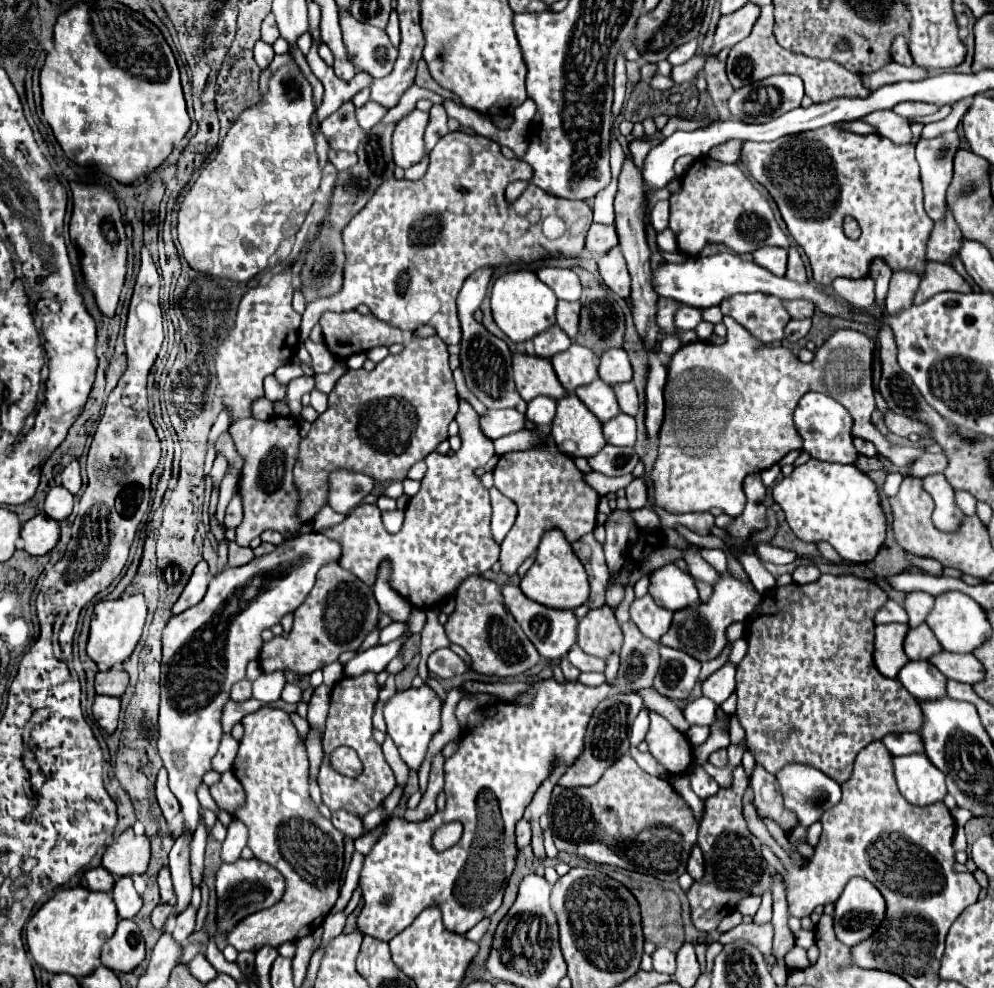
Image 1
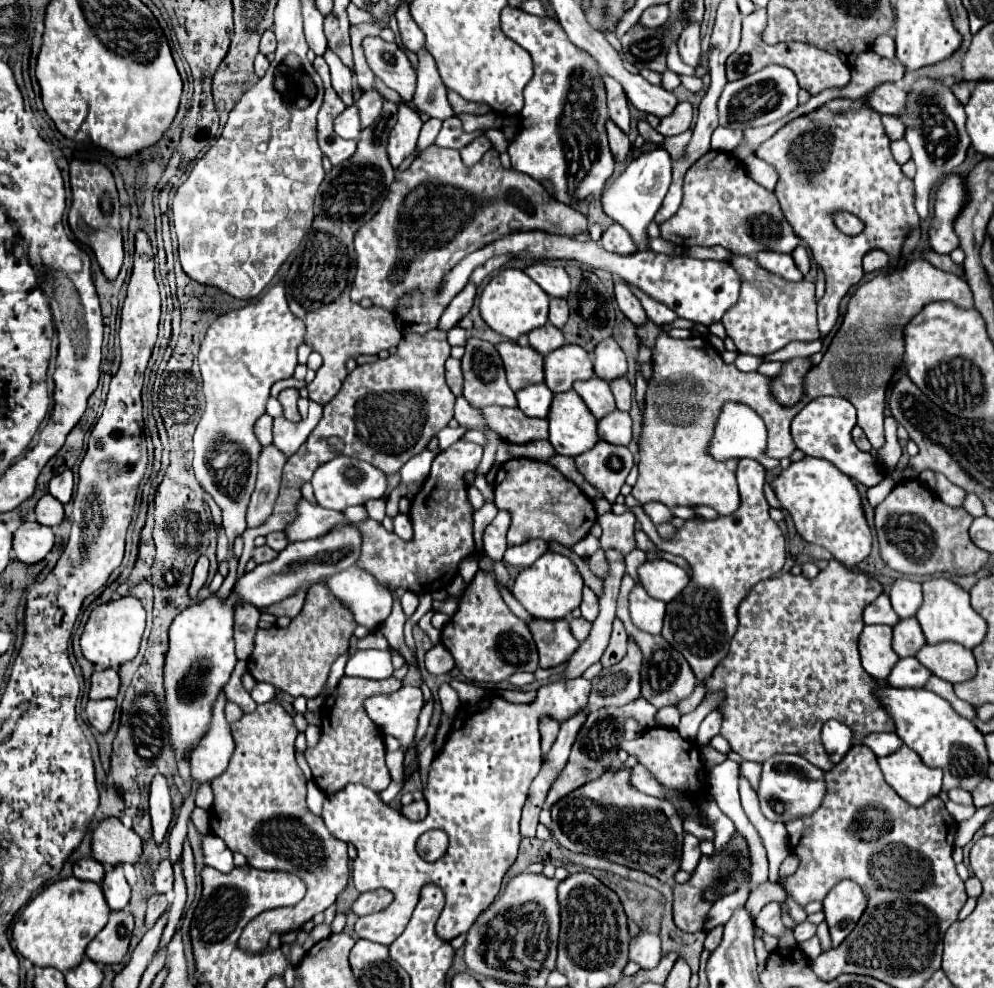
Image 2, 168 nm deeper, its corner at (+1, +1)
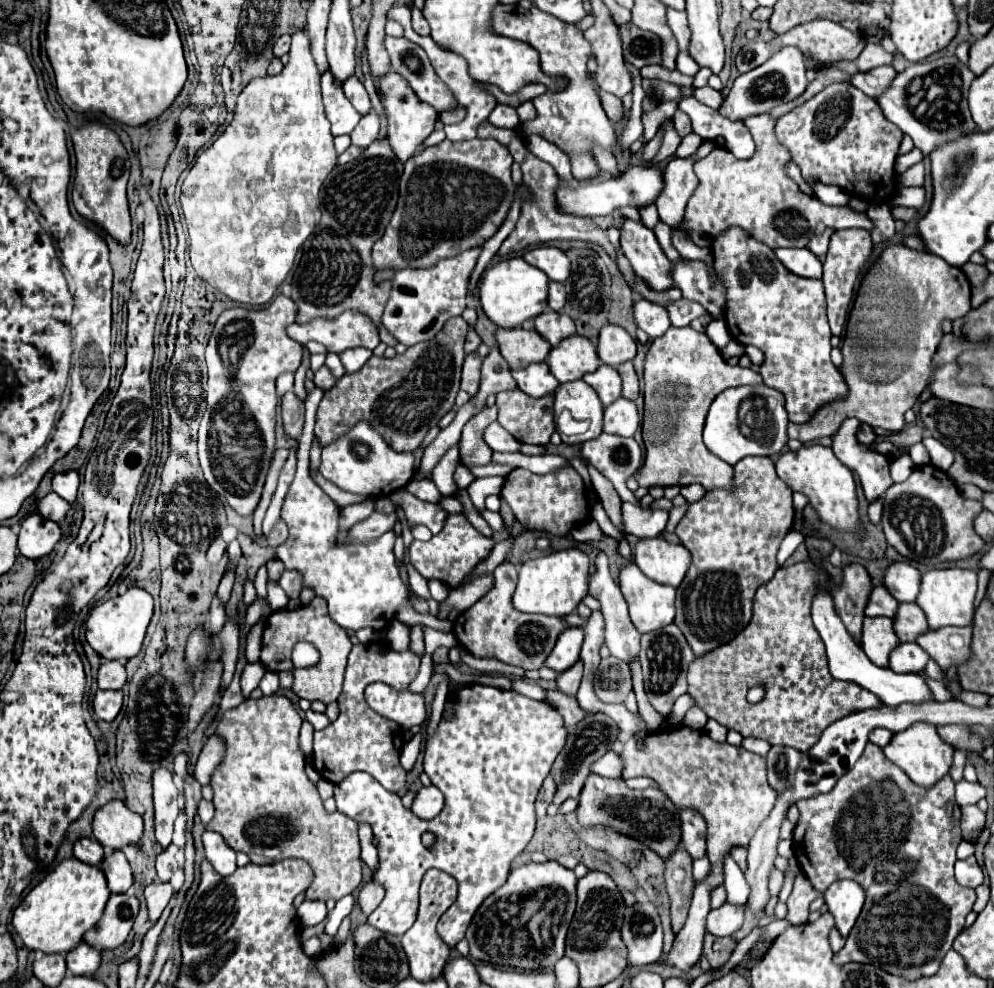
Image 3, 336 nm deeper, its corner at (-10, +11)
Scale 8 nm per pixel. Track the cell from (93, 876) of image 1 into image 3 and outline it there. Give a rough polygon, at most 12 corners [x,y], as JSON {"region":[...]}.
{"region":[[94,839],[74,845],[76,859],[100,867],[104,849]]}

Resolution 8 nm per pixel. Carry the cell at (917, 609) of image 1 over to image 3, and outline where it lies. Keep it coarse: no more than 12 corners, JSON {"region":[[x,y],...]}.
{"region":[[892,563],[884,587],[900,603],[920,593],[922,573],[910,563]]}

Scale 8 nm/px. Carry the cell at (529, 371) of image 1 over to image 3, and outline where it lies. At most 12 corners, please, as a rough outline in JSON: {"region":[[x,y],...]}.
{"region":[[498,329],[512,369],[546,361],[552,345],[536,331]]}

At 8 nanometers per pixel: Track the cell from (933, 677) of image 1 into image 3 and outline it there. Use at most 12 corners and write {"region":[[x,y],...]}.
{"region":[[900,643],[890,655],[894,673],[920,673],[930,655],[918,643]]}

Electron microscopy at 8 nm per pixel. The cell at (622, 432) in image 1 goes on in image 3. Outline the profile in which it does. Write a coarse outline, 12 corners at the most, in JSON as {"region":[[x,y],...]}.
{"region":[[622,397],[604,409],[604,433],[634,437],[640,415]]}

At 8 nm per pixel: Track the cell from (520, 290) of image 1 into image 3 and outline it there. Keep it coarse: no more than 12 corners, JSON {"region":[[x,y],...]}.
{"region":[[522,257],[486,269],[484,313],[504,329],[548,311],[550,279]]}

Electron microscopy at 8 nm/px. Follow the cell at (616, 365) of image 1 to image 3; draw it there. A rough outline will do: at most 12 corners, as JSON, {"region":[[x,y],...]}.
{"region":[[618,325],[598,337],[602,363],[618,367],[636,357],[636,341]]}

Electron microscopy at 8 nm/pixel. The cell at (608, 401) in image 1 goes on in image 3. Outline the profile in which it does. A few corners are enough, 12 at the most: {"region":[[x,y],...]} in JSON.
{"region":[[602,363],[582,379],[604,407],[622,397],[618,371]]}

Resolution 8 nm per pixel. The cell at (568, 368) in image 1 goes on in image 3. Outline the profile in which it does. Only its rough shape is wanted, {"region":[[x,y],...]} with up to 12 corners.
{"region":[[572,335],[548,353],[560,383],[598,369],[596,347]]}

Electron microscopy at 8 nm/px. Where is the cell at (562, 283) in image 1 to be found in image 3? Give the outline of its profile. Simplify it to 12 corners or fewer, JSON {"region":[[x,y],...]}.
{"region":[[536,247],[524,259],[550,281],[570,277],[570,259],[556,247]]}

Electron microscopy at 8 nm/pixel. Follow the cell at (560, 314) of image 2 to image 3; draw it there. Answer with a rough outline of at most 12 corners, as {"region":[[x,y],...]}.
{"region":[[550,281],[552,311],[562,311],[566,303],[566,289],[562,283]]}

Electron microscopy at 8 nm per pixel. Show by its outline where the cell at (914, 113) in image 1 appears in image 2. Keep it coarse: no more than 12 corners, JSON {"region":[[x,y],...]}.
{"region":[[881,83],[865,97],[881,115],[897,115],[907,93],[895,83]]}

